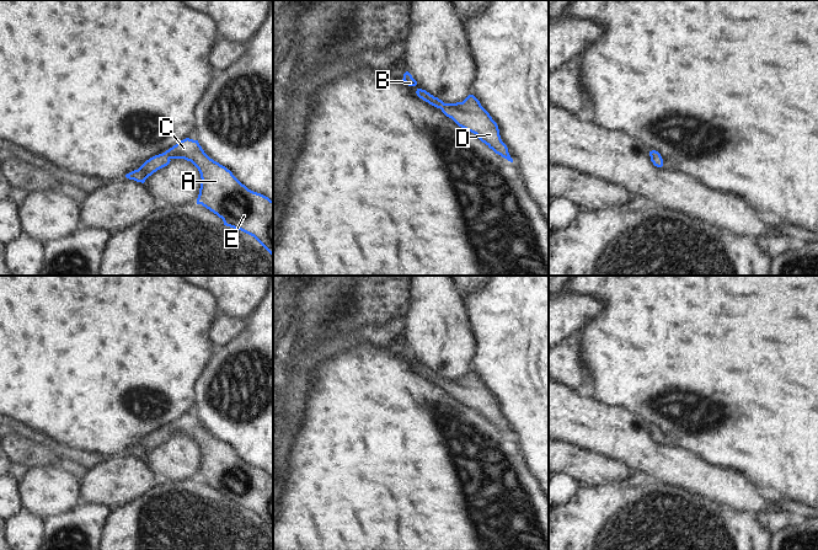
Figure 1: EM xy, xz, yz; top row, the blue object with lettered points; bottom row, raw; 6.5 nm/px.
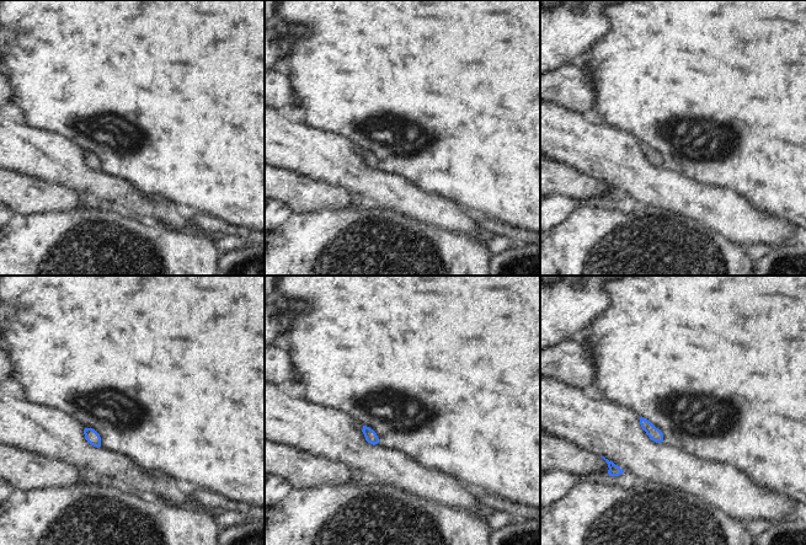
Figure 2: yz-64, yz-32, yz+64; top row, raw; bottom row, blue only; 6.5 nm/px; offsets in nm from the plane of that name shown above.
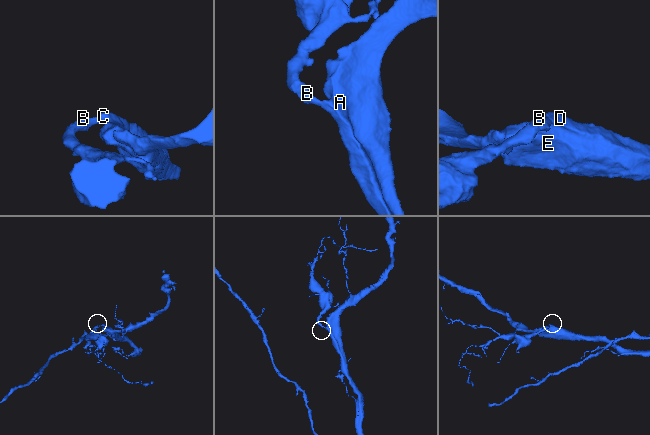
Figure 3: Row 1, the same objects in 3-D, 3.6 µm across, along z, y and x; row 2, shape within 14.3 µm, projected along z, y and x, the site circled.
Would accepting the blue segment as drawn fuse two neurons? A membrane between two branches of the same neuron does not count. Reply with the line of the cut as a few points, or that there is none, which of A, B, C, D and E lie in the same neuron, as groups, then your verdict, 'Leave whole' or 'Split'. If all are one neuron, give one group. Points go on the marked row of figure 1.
No split. Groups: A B C D E. Leave whole.

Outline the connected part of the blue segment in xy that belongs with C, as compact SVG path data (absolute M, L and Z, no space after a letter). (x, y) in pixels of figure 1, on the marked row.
M181 140L125 177L144 183L172 159L185 159L198 169L202 182L197 204L221 218L224 225L253 236L273 256L273 201L242 185L230 170L210 159L198 140Z

